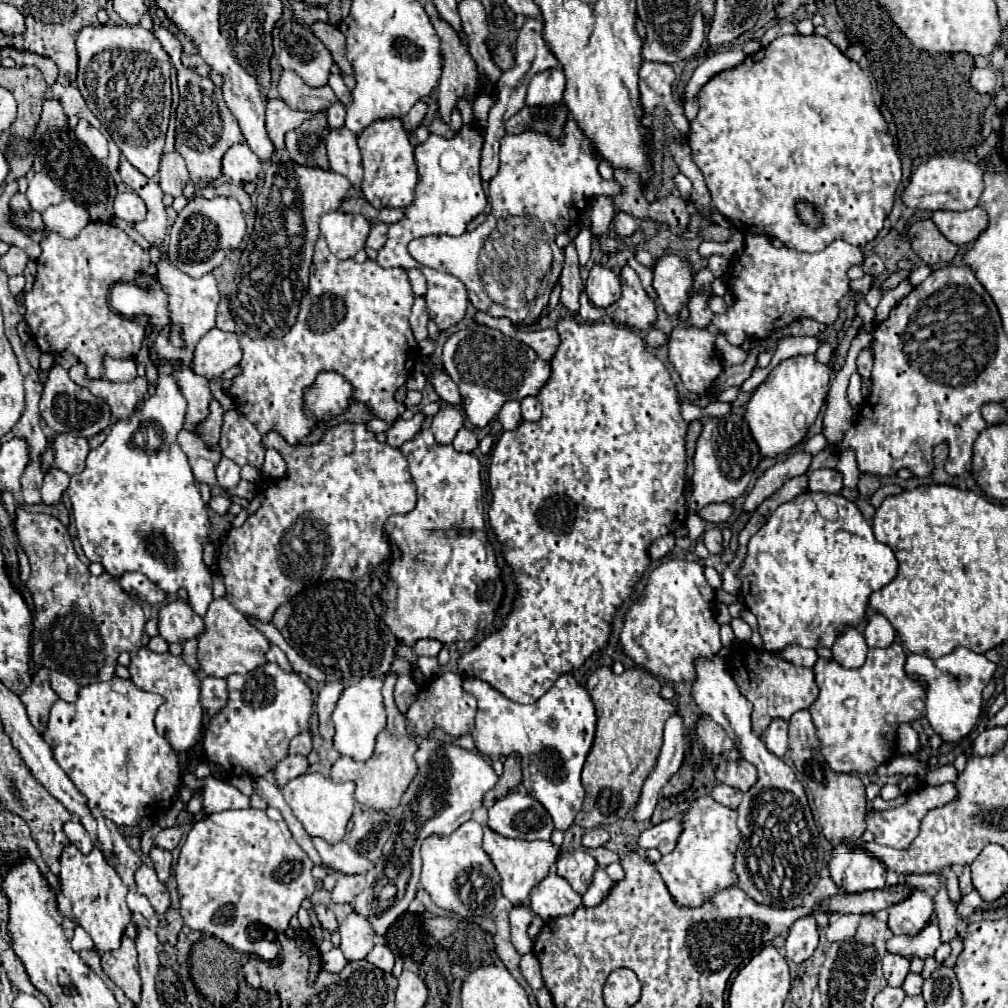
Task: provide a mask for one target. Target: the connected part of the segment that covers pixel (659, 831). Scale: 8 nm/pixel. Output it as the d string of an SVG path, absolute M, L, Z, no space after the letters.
M662 821L662 823L646 829L640 835L638 845L644 851L654 847L662 855L666 855L666 853L670 853L674 849L674 843L678 841L678 831L682 831L682 823L680 821Z

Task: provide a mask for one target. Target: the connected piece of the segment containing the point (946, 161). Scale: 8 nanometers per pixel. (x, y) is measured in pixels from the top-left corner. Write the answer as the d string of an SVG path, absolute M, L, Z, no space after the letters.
M934 157L926 163L920 163L914 169L900 199L904 201L904 205L912 209L966 211L978 205L982 191L984 191L984 179L982 179L982 169L978 165L956 157Z

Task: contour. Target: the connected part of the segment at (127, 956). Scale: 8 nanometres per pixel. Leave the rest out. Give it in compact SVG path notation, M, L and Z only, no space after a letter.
M122 937L122 945L116 951L102 955L104 973L126 993L126 997L140 1003L140 979L138 979L138 955L136 945L130 937Z

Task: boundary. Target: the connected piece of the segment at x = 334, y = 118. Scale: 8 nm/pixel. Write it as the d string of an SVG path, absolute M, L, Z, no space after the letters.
M334 103L332 107L328 107L328 123L332 129L342 129L344 127L344 115L346 115L346 107L342 103Z

